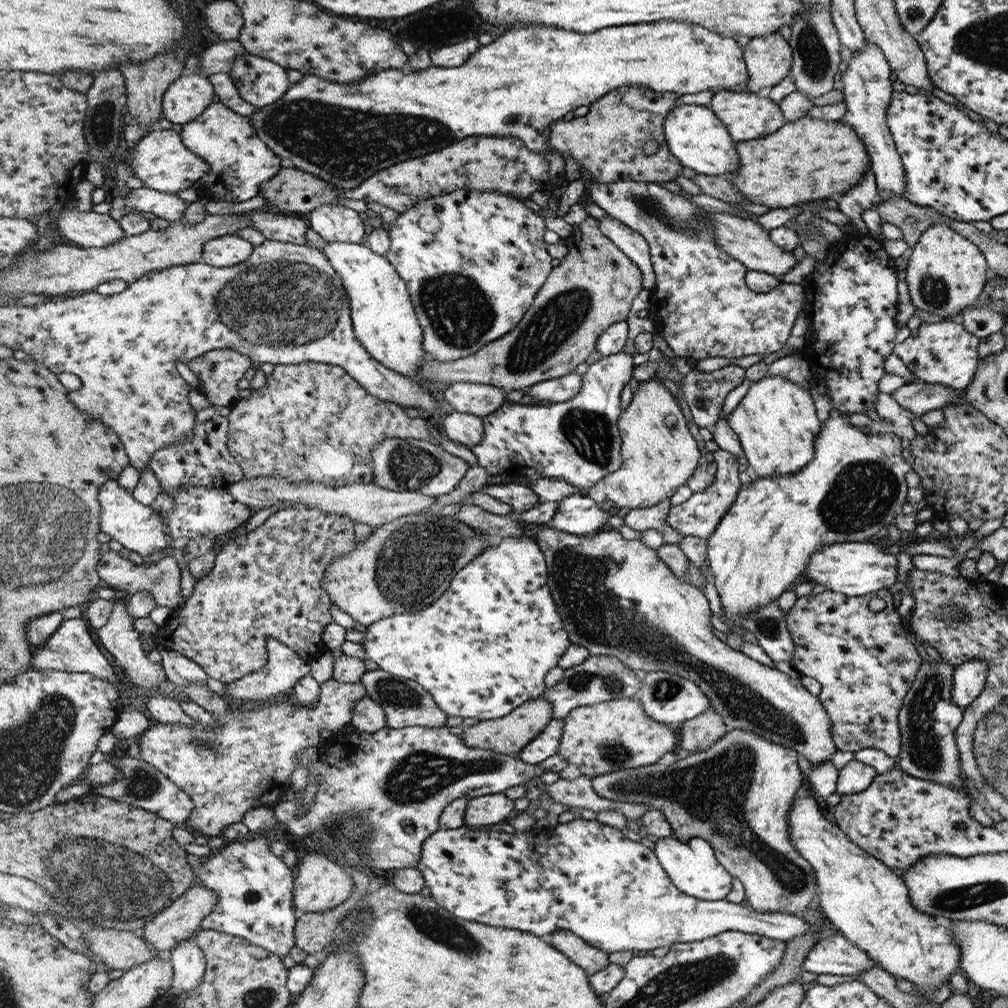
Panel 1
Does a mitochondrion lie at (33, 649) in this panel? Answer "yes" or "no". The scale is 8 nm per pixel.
no

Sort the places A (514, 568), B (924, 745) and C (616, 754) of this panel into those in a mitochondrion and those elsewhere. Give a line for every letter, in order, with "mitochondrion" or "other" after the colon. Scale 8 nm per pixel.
A: other
B: mitochondrion
C: mitochondrion

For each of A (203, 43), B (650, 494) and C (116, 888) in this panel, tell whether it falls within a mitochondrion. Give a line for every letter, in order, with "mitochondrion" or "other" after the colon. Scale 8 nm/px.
A: other
B: other
C: mitochondrion

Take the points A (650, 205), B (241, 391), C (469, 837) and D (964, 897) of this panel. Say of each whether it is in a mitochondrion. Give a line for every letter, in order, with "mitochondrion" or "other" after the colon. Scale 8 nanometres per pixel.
A: mitochondrion
B: other
C: other
D: mitochondrion

